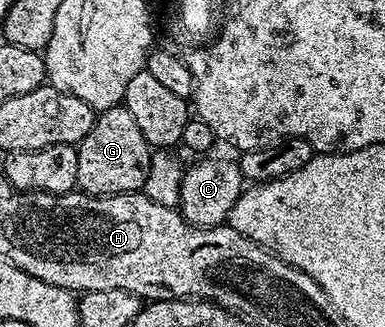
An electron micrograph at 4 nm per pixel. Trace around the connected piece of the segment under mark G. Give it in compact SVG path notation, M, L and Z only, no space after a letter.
M123 103L101 109L96 114L95 123L78 146L76 189L92 197L141 192L150 175L153 152L146 135L142 135L138 122L130 116L130 111Z

